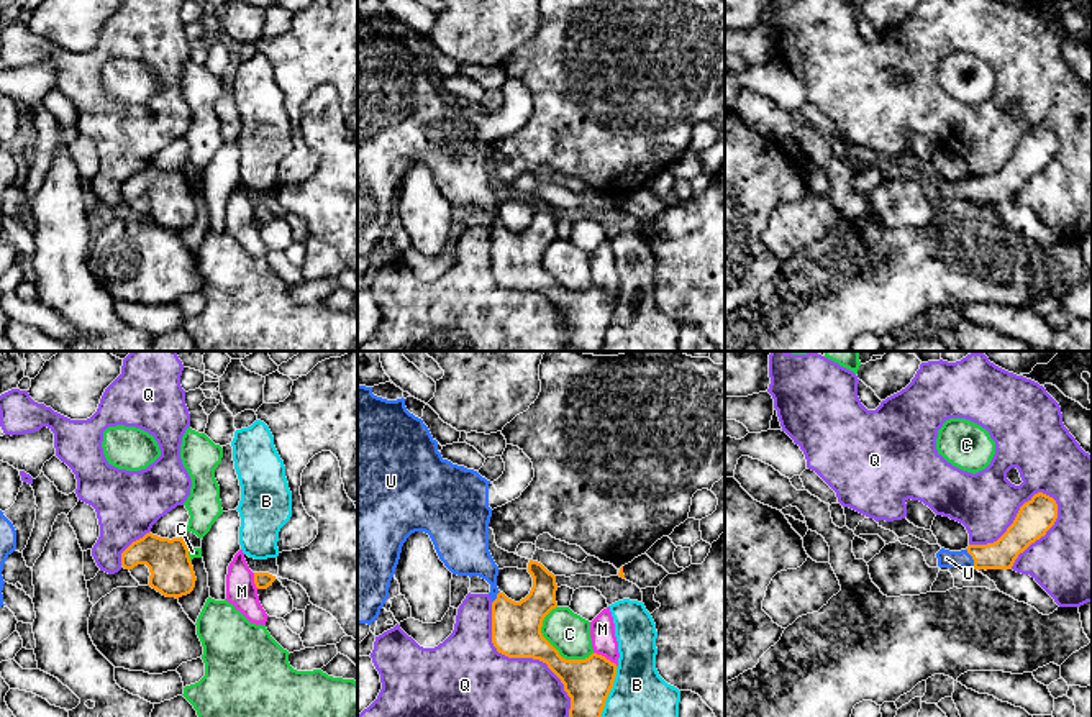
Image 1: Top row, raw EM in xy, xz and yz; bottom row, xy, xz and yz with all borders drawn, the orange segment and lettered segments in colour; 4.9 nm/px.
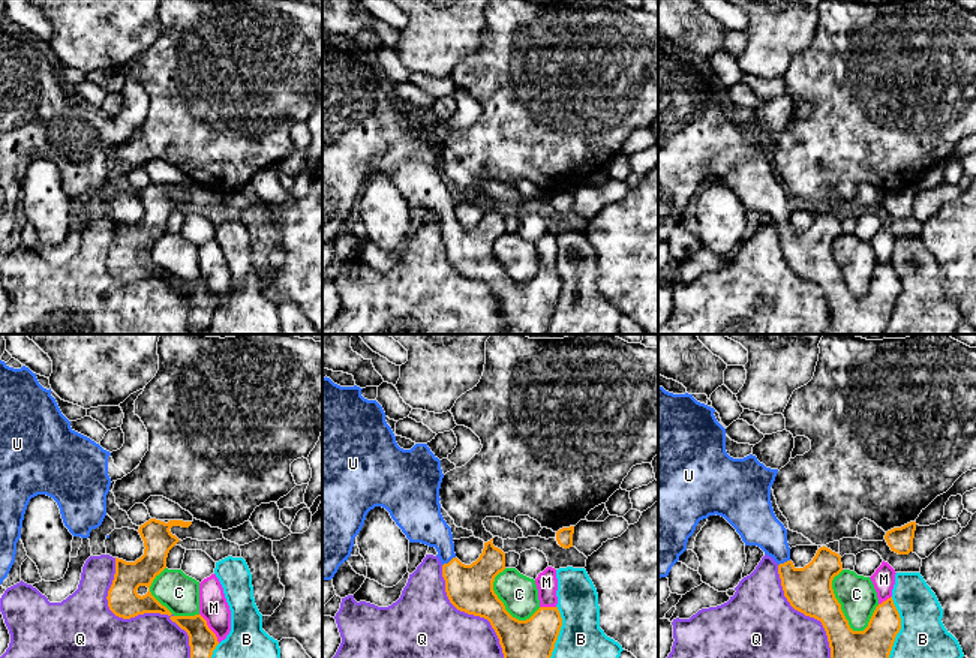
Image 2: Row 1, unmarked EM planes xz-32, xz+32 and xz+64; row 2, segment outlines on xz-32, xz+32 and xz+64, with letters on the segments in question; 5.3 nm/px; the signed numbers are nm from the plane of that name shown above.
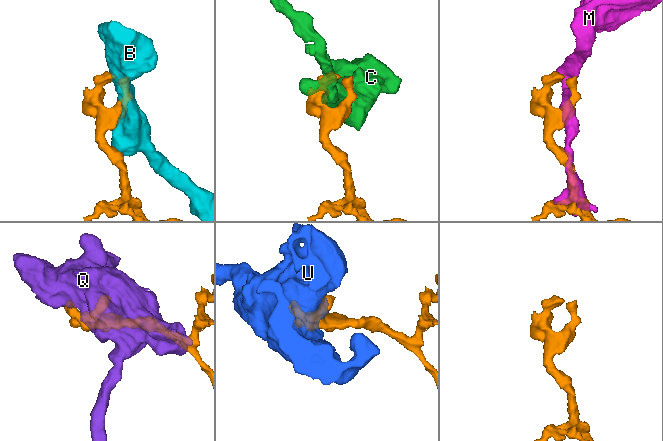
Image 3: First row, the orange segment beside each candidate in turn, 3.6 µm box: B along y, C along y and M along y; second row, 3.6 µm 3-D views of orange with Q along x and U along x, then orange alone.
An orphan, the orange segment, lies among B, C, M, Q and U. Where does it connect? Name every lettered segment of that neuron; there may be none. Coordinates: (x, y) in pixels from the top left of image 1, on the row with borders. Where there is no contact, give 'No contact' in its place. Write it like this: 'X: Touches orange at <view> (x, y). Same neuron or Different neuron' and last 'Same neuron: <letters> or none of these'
B: Touches orange at xz (610, 689). Different neuron
C: Touches orange at xz (558, 652). Different neuron
M: Touches orange at xz (604, 657). Different neuron
Q: Touches orange at yz (1015, 519). Different neuron
U: Touches orange at yz (973, 558). Same neuron
Same neuron: U

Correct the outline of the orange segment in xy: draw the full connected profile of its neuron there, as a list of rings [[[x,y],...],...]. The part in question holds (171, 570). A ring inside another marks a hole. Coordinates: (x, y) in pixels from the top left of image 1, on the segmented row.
[[[149,532],[133,541],[121,553],[121,566],[133,569],[138,564],[149,568],[148,586],[166,597],[179,599],[190,594],[195,587],[197,578],[182,537],[169,540]]]

